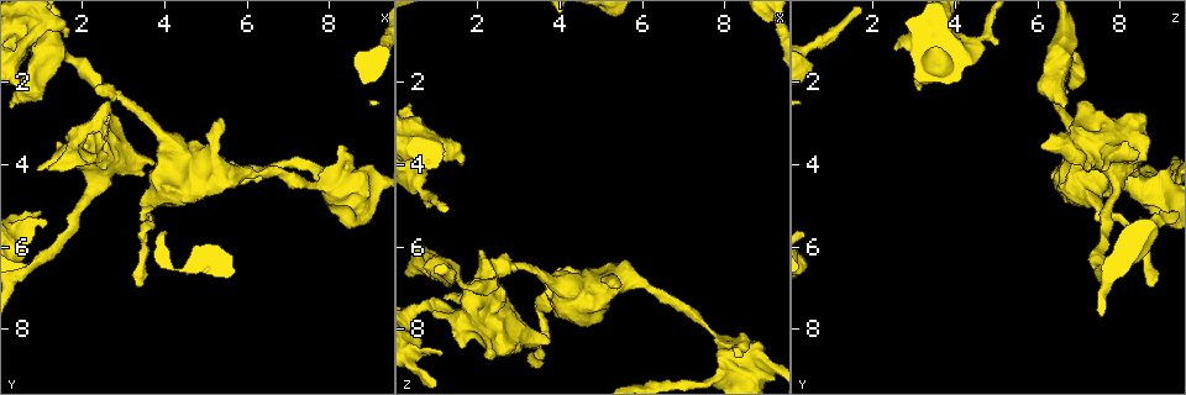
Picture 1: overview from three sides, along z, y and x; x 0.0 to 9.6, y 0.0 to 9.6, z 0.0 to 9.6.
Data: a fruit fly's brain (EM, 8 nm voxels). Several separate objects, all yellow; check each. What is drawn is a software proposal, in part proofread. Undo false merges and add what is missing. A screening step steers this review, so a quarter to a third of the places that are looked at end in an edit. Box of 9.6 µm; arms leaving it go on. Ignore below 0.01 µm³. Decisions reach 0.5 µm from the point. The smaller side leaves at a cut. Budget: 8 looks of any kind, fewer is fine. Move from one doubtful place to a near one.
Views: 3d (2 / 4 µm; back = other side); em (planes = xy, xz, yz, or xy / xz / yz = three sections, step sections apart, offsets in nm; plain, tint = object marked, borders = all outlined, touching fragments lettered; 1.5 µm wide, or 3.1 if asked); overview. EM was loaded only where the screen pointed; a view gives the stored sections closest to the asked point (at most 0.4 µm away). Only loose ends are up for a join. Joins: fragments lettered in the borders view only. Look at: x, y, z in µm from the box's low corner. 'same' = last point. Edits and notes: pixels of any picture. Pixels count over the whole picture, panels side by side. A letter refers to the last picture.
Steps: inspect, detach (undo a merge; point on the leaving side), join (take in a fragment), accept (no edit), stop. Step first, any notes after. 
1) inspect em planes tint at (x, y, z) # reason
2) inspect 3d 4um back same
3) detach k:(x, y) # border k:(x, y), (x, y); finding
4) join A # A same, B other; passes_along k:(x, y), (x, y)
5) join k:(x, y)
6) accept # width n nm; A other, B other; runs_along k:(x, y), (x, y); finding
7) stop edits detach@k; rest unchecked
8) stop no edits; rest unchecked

inspect 3d 2um at (3.75, 3.95, 8.35) # an open end

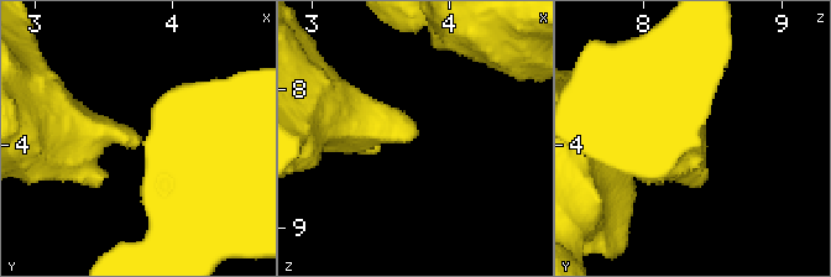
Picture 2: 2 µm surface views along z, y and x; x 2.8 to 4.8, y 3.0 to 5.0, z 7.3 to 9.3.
inspect em xy step 4 tint at (3.76, 3.96, 8.32)

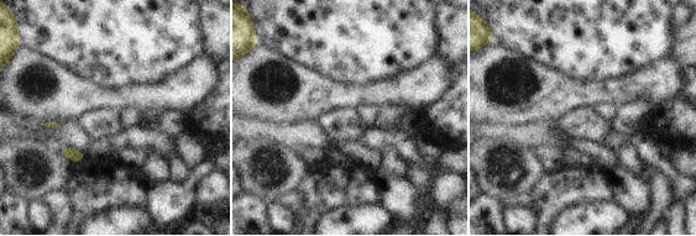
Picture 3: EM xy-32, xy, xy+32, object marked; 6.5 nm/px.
inspect em planes borders same # another direction

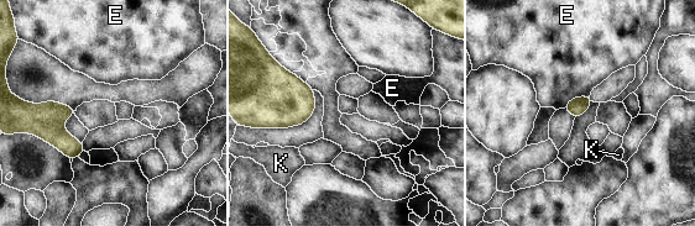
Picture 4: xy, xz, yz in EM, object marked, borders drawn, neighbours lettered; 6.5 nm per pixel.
accept # E other, K other; border 4:(589, 95), (573, 98), (563, 108); none of them fits

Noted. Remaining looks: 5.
inspect em xy step 8 plain at (1.20, 4.10, 7.25) # thick end

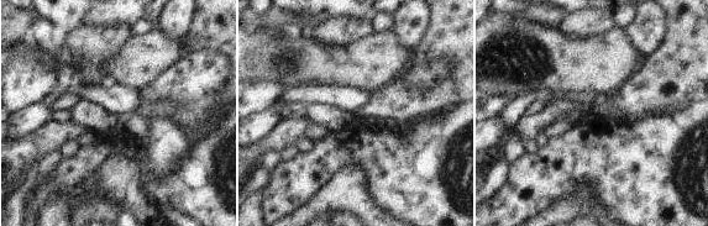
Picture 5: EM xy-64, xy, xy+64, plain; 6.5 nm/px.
inspect em xy step 8 borders same # what lies round it

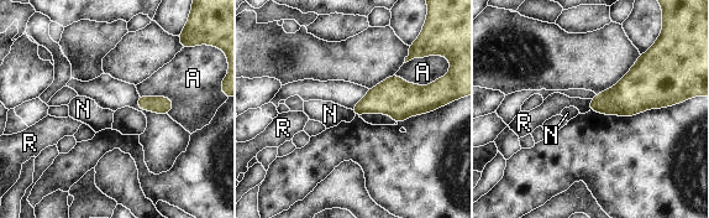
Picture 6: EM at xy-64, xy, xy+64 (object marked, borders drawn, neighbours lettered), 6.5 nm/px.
accept # longest_contact A 260 nm; A other, N other, R other; border 6:(592, 99), (588, 110); no lettered fragment goes on from it

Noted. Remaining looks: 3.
inspect 3d 2um at (1.55, 0.90, 4.00) # thick end

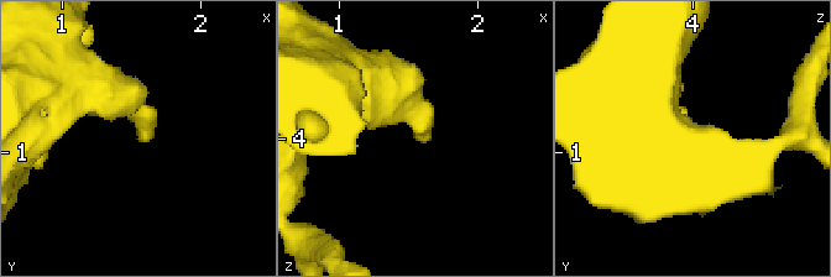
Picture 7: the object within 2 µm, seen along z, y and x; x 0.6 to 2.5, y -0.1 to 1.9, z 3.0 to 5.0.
inspect em planes borders at (1.60, 0.94, 4.00) # shape alone is not enough

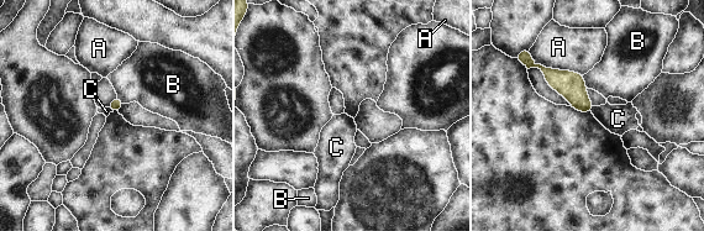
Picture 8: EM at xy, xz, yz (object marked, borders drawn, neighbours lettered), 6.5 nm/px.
accept # A other, B other, C other; border 8:(594, 106), (590, 111); no lettered fragment goes on from it

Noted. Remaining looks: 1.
stop no edits; rest unchecked

